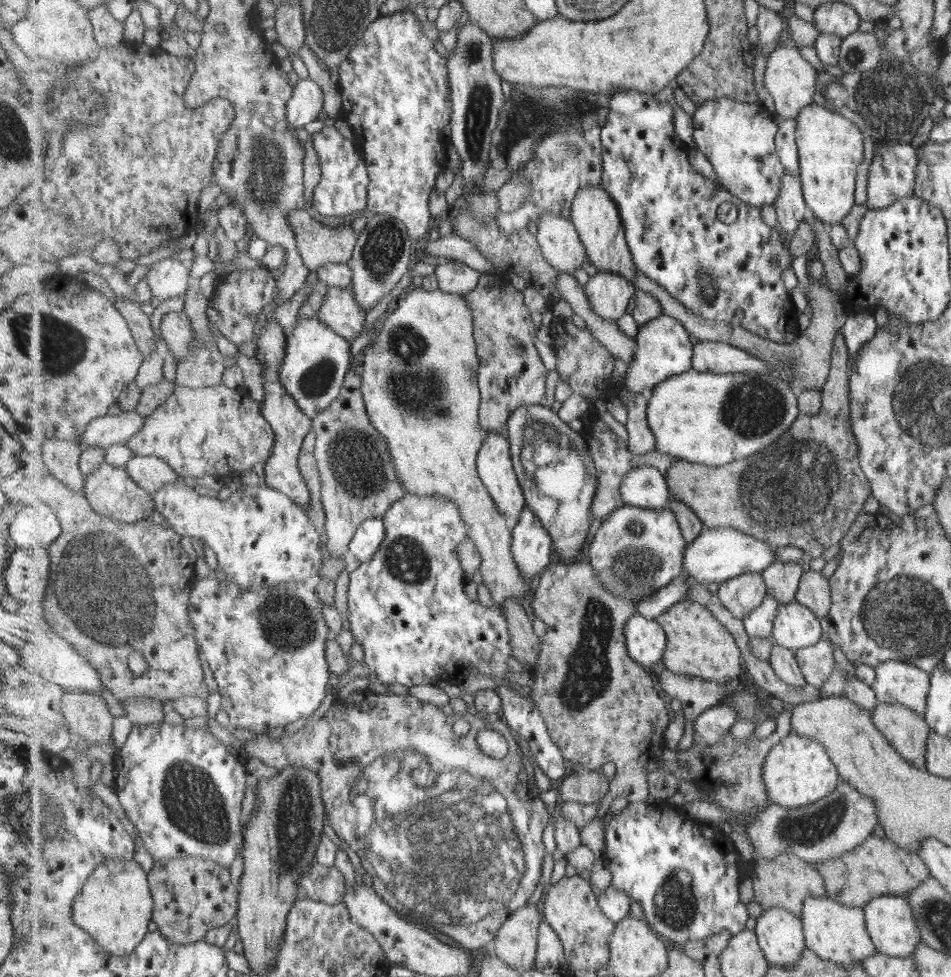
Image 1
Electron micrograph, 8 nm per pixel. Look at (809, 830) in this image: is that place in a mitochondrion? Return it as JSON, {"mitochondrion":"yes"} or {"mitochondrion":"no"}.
{"mitochondrion":"yes"}

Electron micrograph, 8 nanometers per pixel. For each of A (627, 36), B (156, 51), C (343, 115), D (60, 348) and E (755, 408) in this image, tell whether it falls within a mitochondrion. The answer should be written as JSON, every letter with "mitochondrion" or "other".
{"A":"mitochondrion","B":"other","C":"other","D":"mitochondrion","E":"mitochondrion"}

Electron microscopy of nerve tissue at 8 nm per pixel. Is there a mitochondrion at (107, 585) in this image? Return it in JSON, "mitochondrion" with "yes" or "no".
{"mitochondrion":"yes"}

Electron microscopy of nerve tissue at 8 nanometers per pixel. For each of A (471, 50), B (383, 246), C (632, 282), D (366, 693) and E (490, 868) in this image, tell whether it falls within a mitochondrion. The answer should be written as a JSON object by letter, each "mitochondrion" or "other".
{"A":"mitochondrion","B":"mitochondrion","C":"other","D":"other","E":"mitochondrion"}

